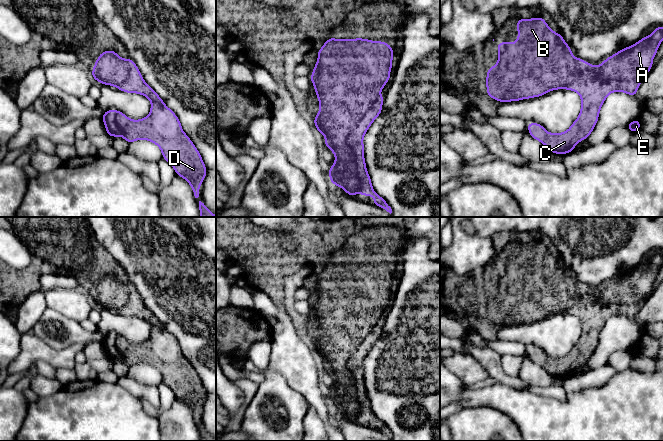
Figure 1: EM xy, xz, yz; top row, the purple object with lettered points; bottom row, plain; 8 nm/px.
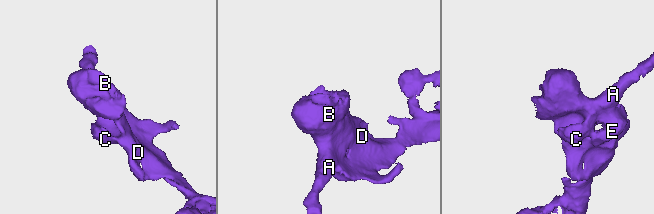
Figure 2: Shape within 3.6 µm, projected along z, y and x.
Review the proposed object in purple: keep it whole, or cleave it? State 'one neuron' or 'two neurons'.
one neuron

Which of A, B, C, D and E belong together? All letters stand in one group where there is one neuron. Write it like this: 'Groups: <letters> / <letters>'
Groups: A B C D E

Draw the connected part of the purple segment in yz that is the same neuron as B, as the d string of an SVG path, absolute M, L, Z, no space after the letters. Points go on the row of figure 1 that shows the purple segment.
M540 16L537 19L517 20L517 30L518 39L515 43L498 43L498 62L494 67L488 68L486 94L502 103L540 97L556 89L577 92L581 97L581 111L567 131L549 133L538 123L527 124L530 136L554 154L567 154L574 150L578 142L590 136L597 124L599 111L610 93L625 92L630 96L637 96L641 80L653 67L653 58L663 40L663 27L659 26L650 36L644 36L637 43L605 59L599 66L594 66L583 59L576 59L560 33L551 30Z

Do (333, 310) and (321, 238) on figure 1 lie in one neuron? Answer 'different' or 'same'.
same

